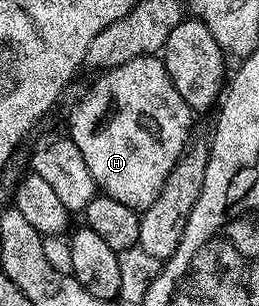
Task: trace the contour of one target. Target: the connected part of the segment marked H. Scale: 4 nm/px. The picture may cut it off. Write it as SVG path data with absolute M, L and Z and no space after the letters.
M159 56L134 58L102 71L98 77L84 92L83 99L71 110L71 119L67 122L71 129L68 130L69 136L73 144L77 144L96 187L102 193L108 194L113 200L121 200L121 204L129 204L129 208L145 211L157 199L166 177L187 148L193 134L192 108L185 104L185 100L181 100L181 92L173 88L173 80L169 80L169 72Z

